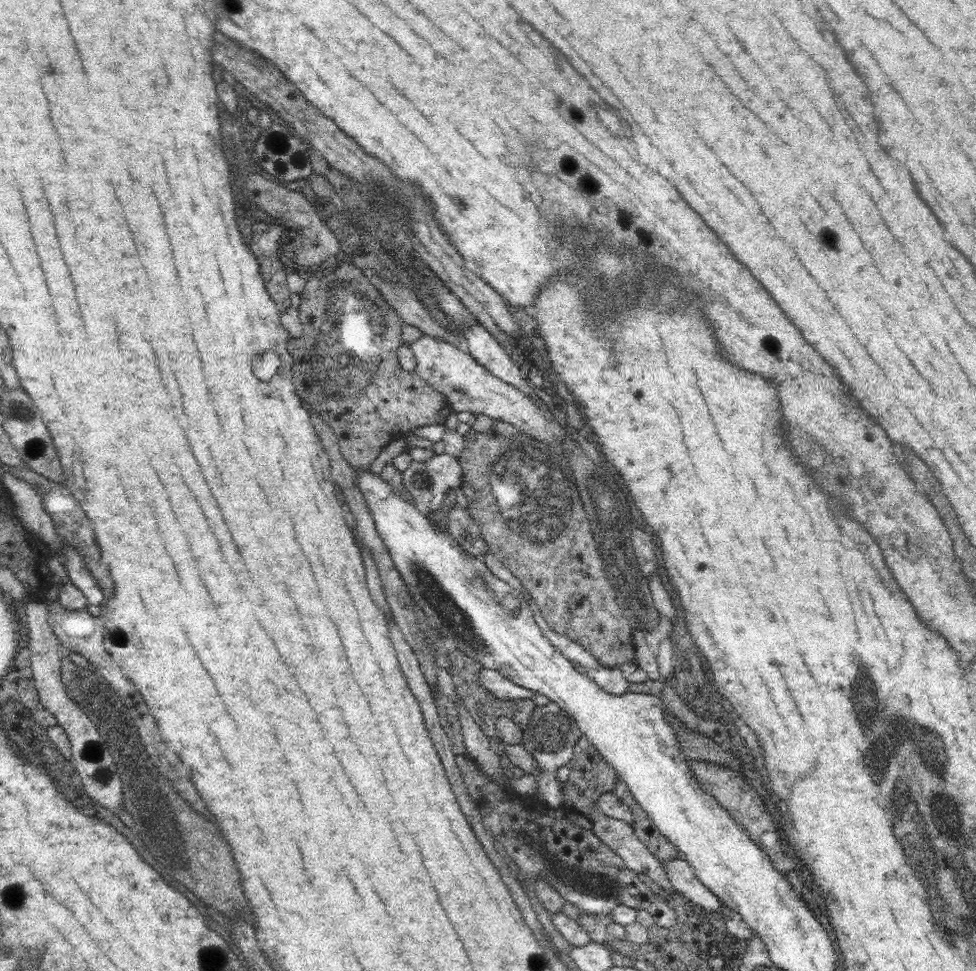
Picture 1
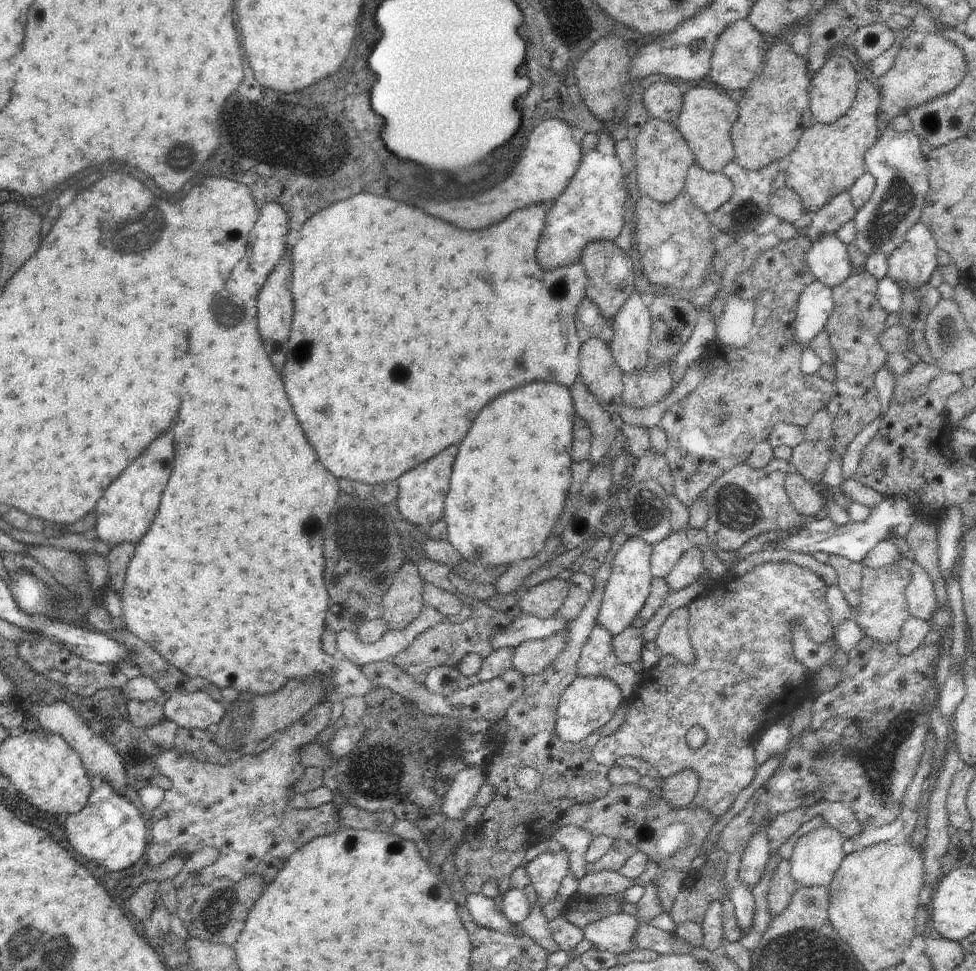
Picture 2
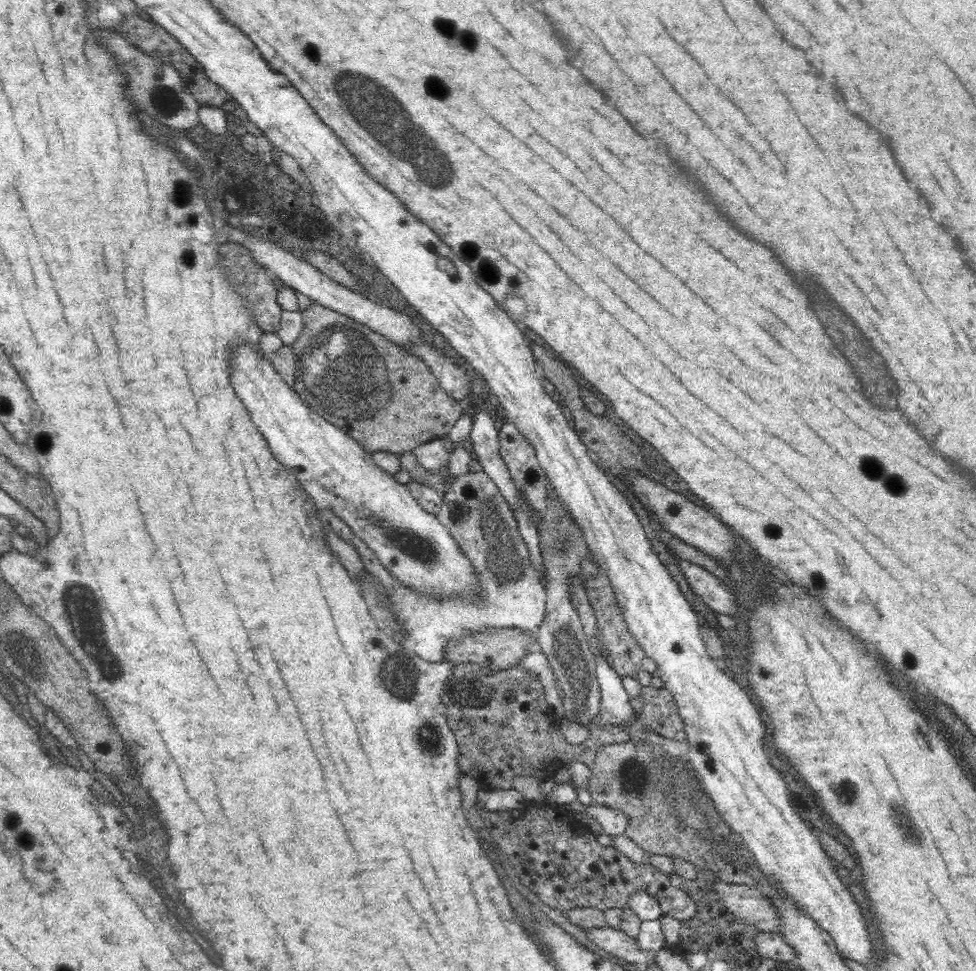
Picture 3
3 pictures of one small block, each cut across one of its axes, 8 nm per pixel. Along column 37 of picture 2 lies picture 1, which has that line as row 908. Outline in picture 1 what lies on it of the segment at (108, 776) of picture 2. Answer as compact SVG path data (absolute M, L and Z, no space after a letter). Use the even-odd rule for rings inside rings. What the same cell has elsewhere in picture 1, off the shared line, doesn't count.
M674 860L666 864L666 868L668 868L668 878L674 884L674 888L684 892L694 904L702 904L704 910L712 910L712 912L726 910L724 902L720 902L714 896L714 892L706 888L706 884L698 880L698 876L694 876L694 870L686 860Z

